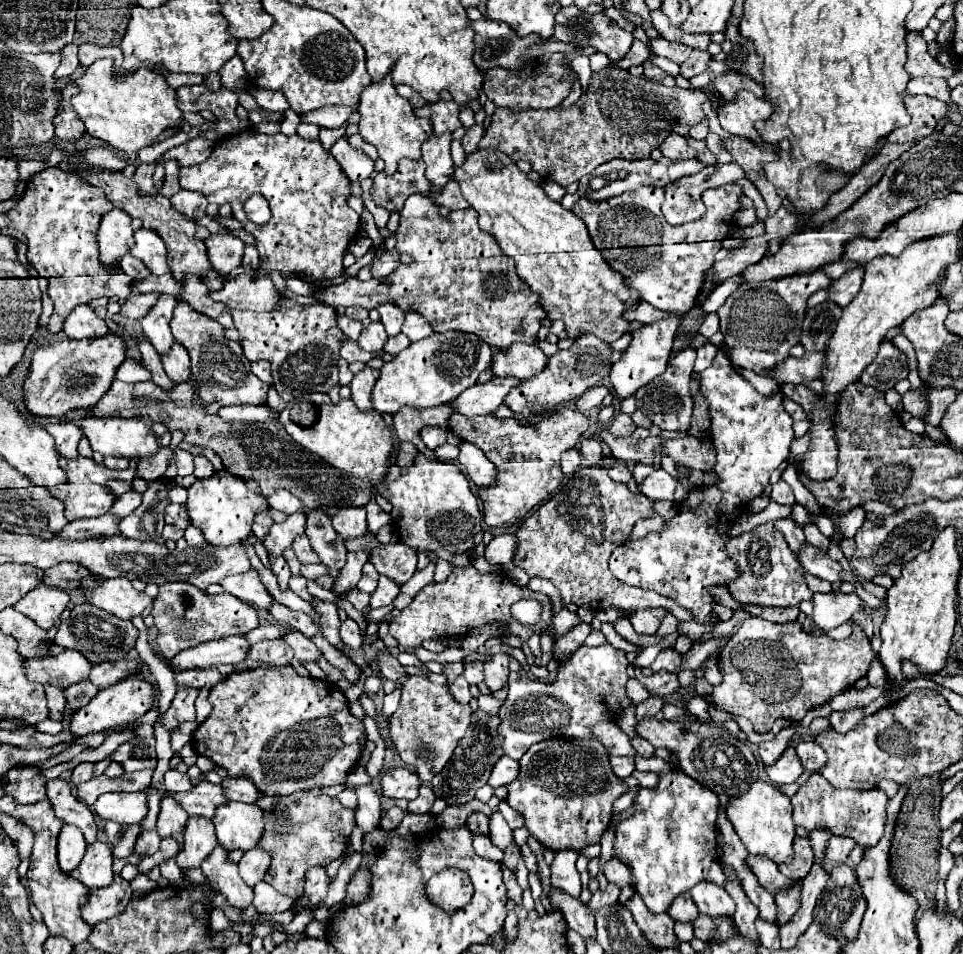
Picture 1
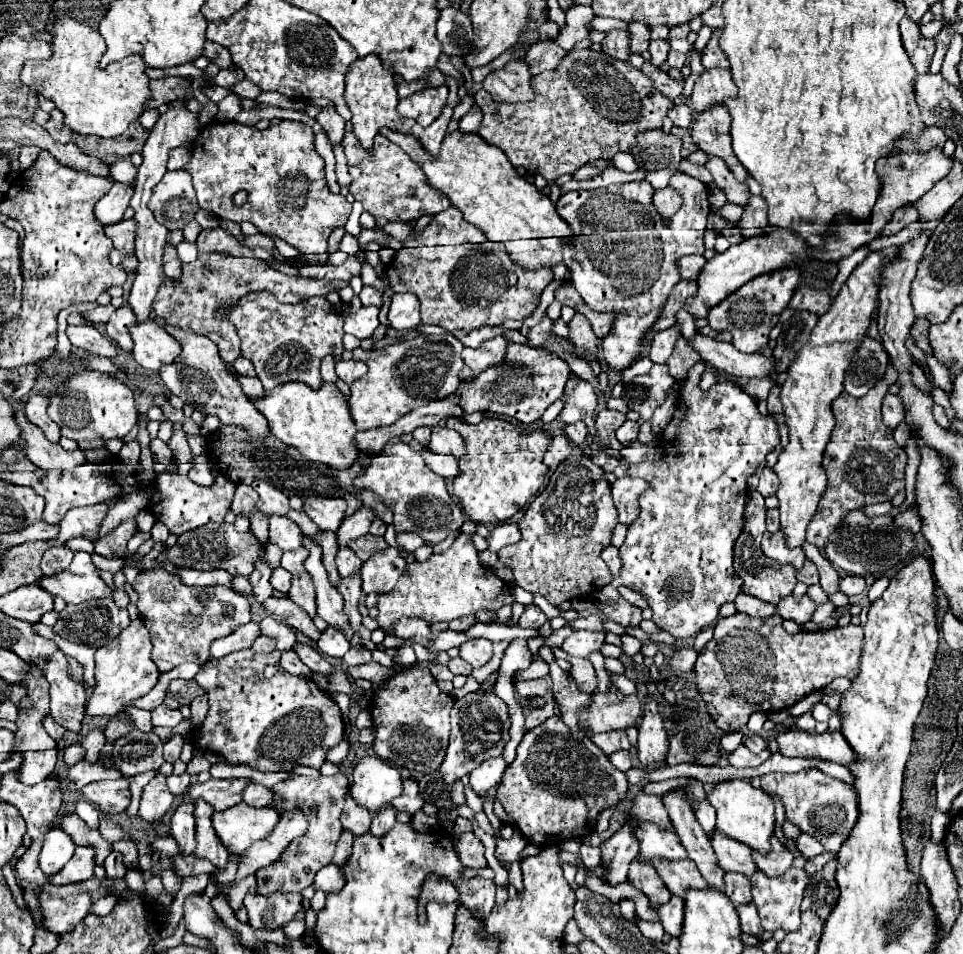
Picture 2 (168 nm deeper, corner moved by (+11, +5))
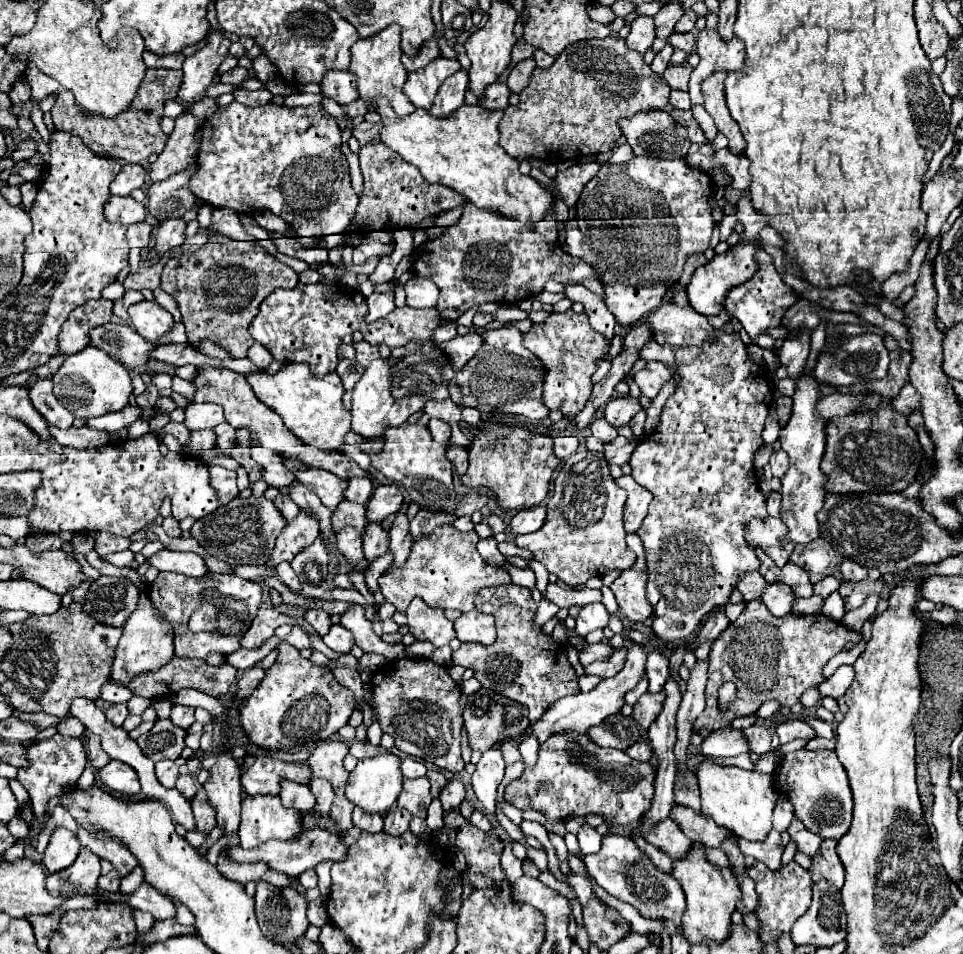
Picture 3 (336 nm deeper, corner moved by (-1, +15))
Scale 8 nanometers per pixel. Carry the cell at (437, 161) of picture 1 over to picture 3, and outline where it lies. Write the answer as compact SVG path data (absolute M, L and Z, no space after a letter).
M460 70L454 76L450 76L438 90L434 106L428 110L436 118L448 118L452 116L458 106L464 104L464 92L468 86L468 72Z

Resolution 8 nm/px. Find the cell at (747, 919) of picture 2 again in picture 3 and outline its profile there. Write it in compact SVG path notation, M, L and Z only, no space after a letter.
M748 876L742 878L740 890L742 890L742 900L738 902L738 912L740 914L752 914L754 908L758 906L758 894L754 890L754 882Z

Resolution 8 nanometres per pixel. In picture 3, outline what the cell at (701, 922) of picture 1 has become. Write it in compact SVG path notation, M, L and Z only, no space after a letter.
M608 834L604 836L602 850L586 856L586 866L590 876L602 886L608 894L632 904L644 918L656 920L666 918L676 926L682 924L682 916L686 912L686 896L682 896L682 886L668 874L662 874L646 854L638 850L638 846L630 840L630 836Z

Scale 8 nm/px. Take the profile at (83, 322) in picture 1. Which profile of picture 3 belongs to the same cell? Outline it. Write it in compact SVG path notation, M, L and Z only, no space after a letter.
M112 322L96 326L94 332L90 332L90 346L108 352L130 370L144 366L148 362L148 350L154 348L134 328Z

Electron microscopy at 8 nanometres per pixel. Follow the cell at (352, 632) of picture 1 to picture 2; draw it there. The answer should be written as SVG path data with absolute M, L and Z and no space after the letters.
M328 626L322 632L320 640L316 642L316 650L330 658L342 658L350 650L350 642L346 642L346 638L342 638L342 634L338 634L338 630Z

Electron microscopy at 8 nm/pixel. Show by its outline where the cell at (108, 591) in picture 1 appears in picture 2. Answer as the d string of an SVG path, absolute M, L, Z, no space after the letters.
M76 552L66 570L52 576L42 576L38 580L38 586L52 596L60 596L66 604L112 596L112 590L96 574L96 566L86 552Z

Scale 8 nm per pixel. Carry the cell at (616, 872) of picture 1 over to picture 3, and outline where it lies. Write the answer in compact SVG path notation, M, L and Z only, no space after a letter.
M584 824L576 836L582 848L582 854L594 854L602 848L602 836L590 824Z

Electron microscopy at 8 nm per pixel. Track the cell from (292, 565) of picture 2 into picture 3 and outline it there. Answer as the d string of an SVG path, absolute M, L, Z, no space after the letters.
M300 510L298 518L288 522L286 528L282 530L282 534L278 536L272 558L268 560L268 564L276 566L276 564L280 564L284 560L292 562L294 556L298 552L302 552L302 548L310 546L318 536L320 536L318 522L312 516L308 516L304 510Z

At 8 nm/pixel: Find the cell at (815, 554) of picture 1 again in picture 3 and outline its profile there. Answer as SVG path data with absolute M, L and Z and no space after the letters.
M754 518L748 524L746 540L750 546L760 546L778 568L782 568L794 550L796 544L782 544L782 536L786 534L786 524L780 518Z

